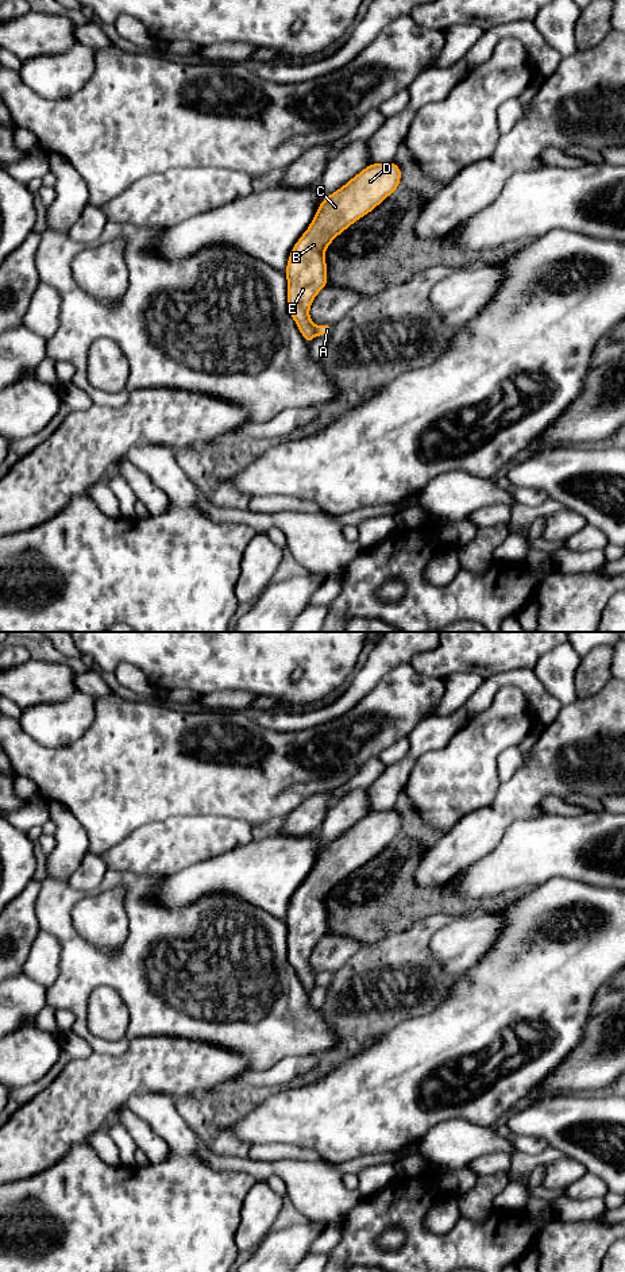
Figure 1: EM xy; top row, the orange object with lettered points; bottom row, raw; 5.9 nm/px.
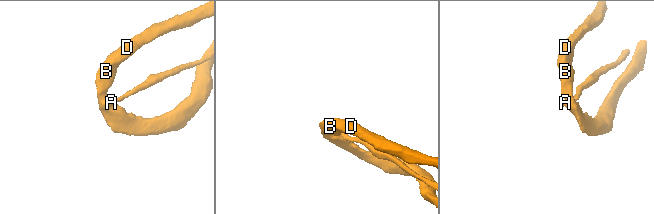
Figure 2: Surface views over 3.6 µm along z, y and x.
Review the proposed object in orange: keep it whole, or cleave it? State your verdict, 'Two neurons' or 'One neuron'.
Two neurons

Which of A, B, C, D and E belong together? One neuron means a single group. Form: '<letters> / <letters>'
A / B C D E

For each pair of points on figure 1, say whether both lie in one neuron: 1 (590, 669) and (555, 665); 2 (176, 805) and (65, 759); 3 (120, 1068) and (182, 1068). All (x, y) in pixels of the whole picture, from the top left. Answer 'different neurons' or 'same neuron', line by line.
1: different neurons
2: same neuron
3: same neuron

